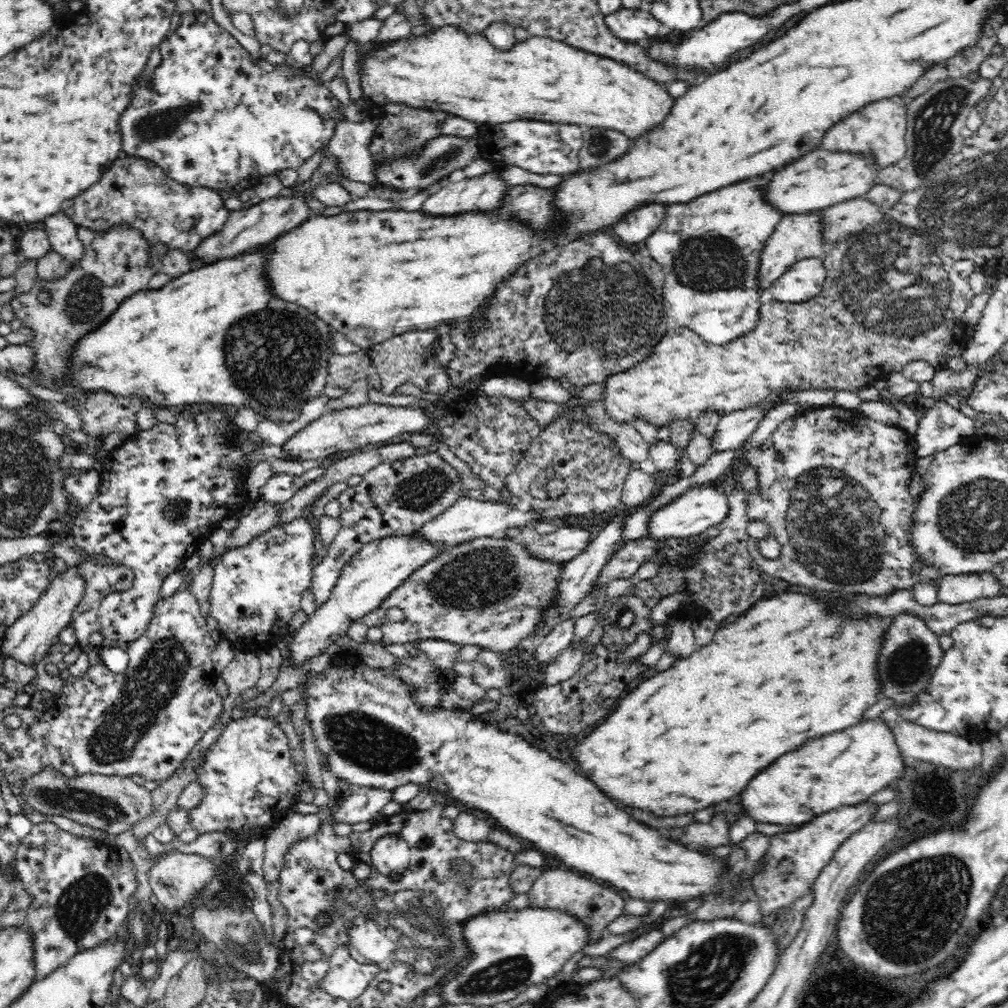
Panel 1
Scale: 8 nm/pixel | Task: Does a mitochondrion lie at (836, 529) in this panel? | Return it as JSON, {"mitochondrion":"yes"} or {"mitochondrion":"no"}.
{"mitochondrion":"yes"}

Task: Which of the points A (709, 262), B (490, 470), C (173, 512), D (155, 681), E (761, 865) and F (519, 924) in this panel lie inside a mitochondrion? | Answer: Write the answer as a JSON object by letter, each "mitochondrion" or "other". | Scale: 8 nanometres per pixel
{"A":"mitochondrion","B":"other","C":"mitochondrion","D":"mitochondrion","E":"other","F":"other"}

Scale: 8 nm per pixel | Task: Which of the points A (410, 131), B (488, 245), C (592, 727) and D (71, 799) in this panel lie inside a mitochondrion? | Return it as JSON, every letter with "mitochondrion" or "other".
{"A":"mitochondrion","B":"other","C":"other","D":"mitochondrion"}

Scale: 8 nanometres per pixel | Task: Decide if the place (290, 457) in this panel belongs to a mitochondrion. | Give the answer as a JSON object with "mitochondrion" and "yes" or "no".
{"mitochondrion":"no"}

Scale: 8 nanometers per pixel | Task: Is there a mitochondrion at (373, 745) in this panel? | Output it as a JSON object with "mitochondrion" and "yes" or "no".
{"mitochondrion":"yes"}

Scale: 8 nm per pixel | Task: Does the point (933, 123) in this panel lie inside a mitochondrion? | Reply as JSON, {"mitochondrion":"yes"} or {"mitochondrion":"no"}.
{"mitochondrion":"yes"}

